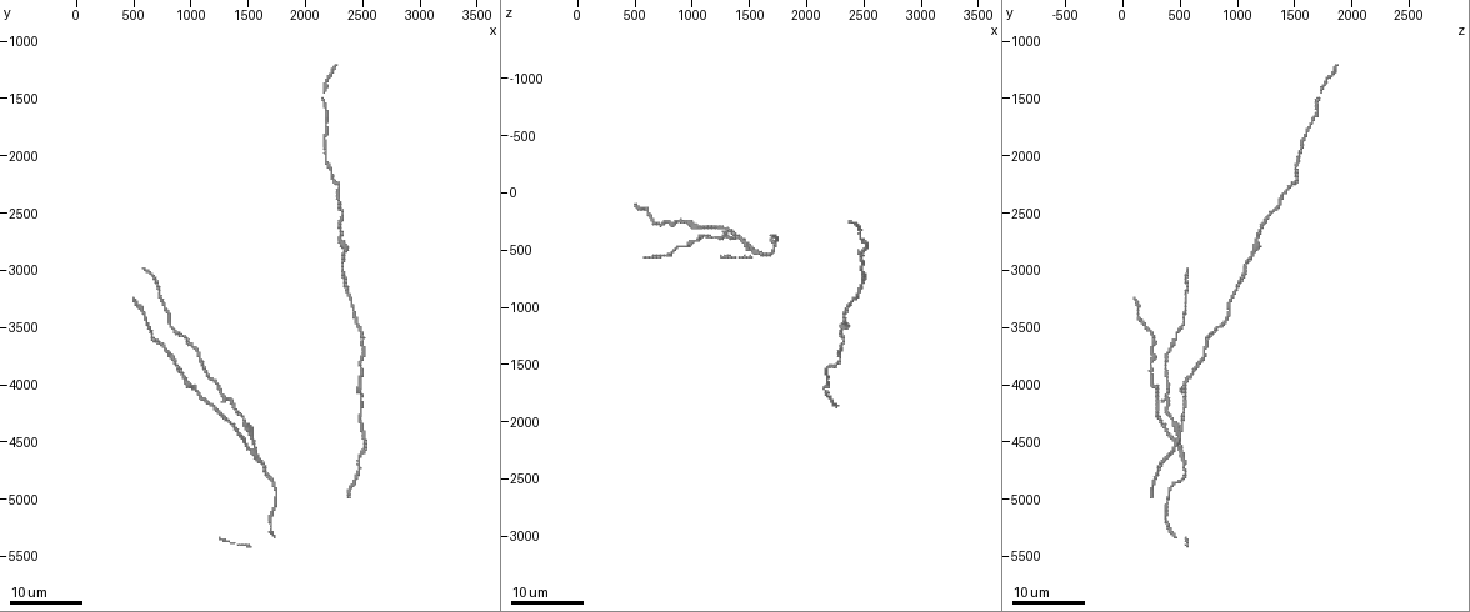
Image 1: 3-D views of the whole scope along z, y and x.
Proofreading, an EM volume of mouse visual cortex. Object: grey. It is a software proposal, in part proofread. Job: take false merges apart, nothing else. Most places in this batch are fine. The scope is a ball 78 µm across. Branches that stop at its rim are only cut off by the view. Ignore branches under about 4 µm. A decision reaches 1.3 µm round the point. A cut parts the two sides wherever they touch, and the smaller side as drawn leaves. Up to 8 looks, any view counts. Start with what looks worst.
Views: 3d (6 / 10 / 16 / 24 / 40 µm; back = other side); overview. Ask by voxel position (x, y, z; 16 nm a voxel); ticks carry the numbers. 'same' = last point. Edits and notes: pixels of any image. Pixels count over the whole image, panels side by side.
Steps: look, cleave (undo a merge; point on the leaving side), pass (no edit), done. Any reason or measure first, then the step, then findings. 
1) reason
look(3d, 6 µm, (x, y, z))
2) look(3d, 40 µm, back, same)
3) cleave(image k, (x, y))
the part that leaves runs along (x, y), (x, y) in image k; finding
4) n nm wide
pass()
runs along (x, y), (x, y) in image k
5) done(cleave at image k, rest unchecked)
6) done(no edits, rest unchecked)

side arm on a straight run
look(3d, 16 µm, (1560, 4580, 500))

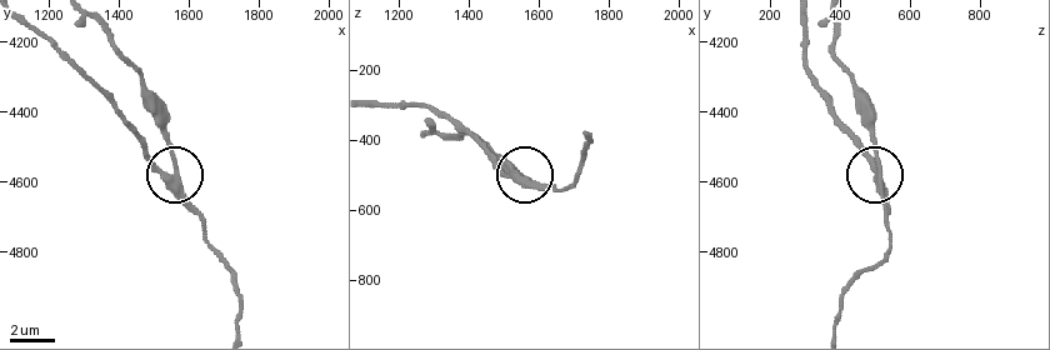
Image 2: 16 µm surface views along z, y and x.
look(3d, 6 µm, (1540, 4580, 510))

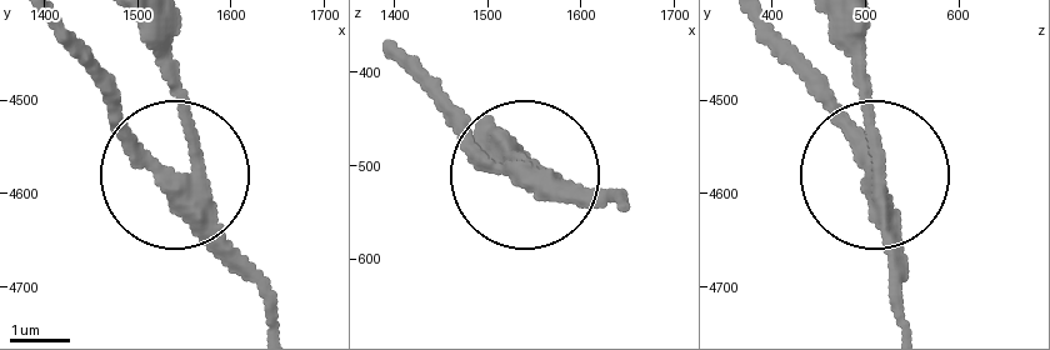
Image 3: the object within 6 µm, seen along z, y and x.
3 arms
cleave(image 3, (149, 168))
the part that leaves runs along (204, 218), (55, 29) in image 3; two neurons meet here

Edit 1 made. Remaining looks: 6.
sudden change in width
look(3d, 16 µm, (2180, 1840, 1600))

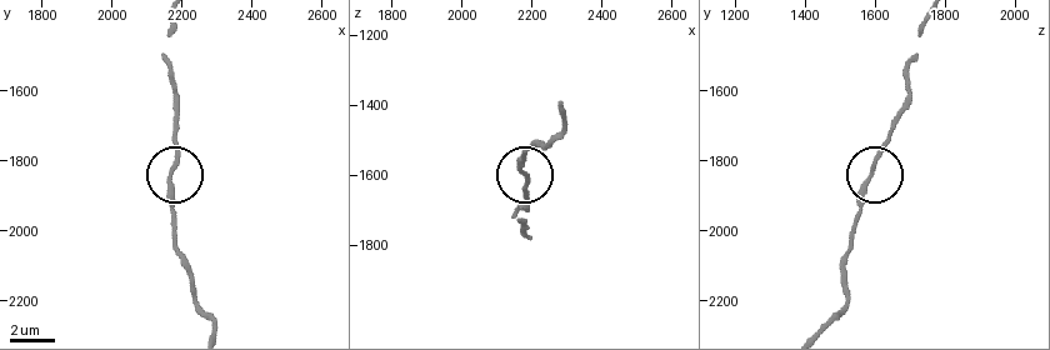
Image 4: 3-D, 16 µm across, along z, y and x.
look(3d, 6 µm, (2180, 1810, 1600))

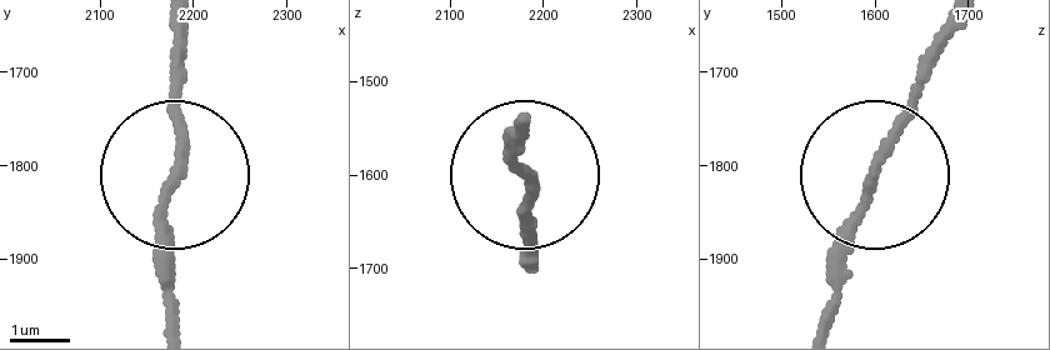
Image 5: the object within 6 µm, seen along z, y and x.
pass()
runs along (175, 329), (160, 210), (175, 165), (175, 21) in image 5; continuous, no second neuron

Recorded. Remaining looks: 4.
narrows sharply
look(3d, 24 µm, (2260, 2180, 1500))

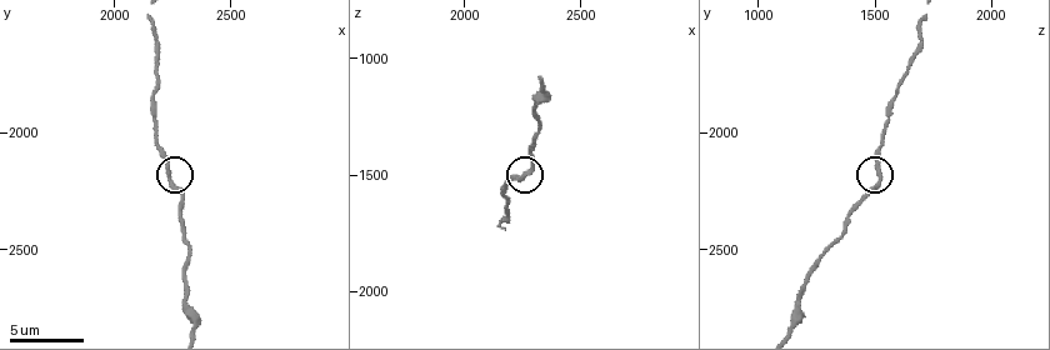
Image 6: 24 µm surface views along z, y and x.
closer look
look(3d, 10 µm, (2240, 2190, 1510))

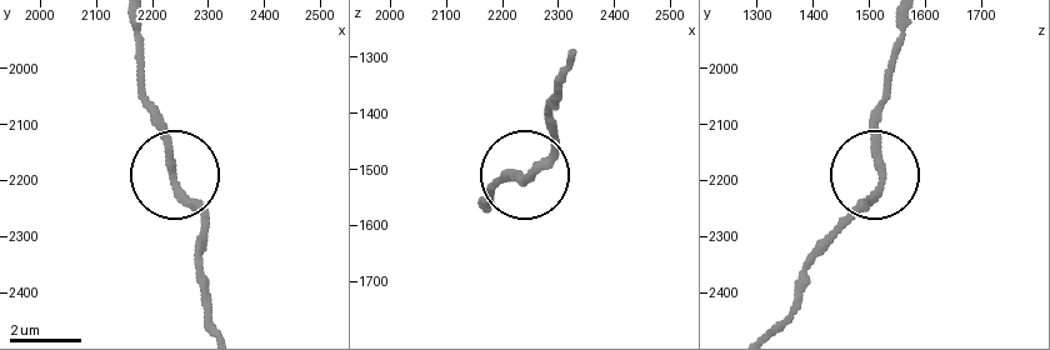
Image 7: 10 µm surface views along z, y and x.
210 nm wide
pass()
all the same neuron

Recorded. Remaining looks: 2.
calibre changes
look(3d, 10 µm, (2300, 2740, 1180))

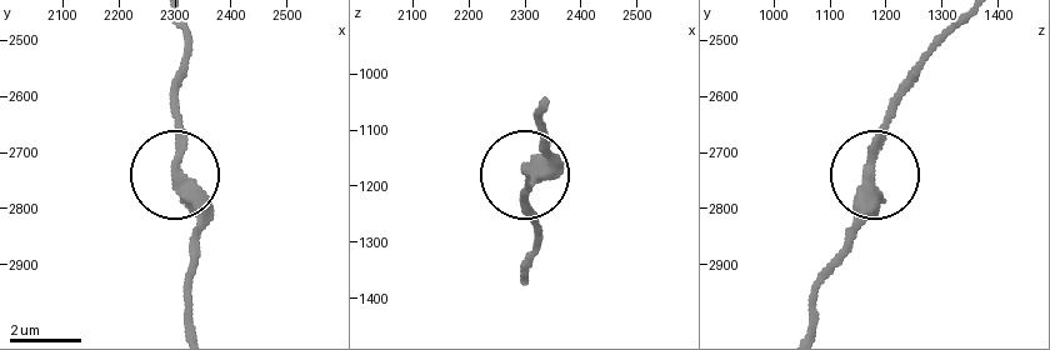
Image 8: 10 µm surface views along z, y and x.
look(3d, 6 µm, (2310, 2735, 1170))

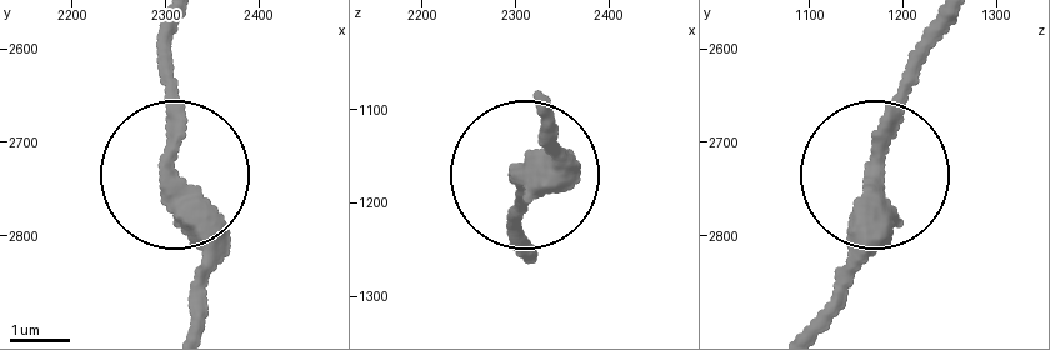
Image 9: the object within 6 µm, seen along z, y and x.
pass()
runs along (193, 318), (203, 228), (173, 153), (173, 39) in image 9; continuous, no second neuron

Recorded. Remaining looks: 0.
done(cleave at image 3, rest unchecked)

